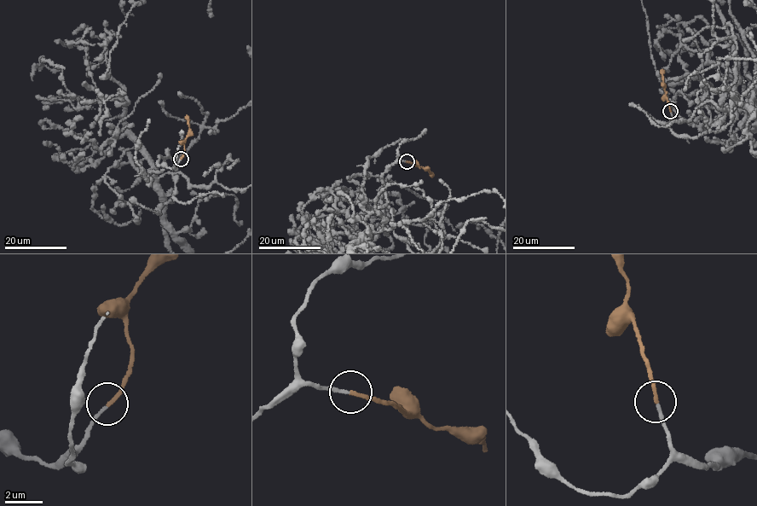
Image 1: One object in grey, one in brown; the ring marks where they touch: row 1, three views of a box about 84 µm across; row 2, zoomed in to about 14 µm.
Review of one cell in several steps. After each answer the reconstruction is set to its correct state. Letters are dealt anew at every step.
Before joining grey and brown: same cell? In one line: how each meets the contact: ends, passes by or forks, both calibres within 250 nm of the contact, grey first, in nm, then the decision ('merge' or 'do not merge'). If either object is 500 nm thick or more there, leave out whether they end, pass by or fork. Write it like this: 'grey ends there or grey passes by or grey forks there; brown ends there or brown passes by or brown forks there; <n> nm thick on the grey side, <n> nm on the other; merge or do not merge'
grey ends there; brown ends there; 160 nm thick on the grey side, 200 nm on the other; merge

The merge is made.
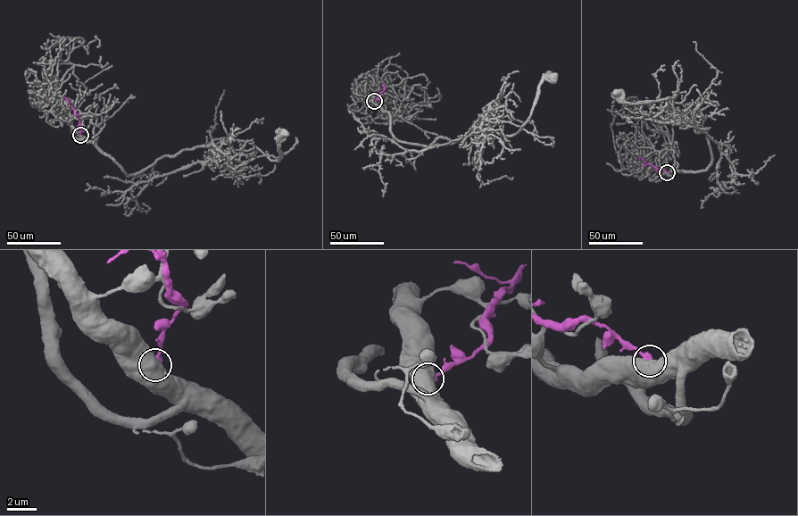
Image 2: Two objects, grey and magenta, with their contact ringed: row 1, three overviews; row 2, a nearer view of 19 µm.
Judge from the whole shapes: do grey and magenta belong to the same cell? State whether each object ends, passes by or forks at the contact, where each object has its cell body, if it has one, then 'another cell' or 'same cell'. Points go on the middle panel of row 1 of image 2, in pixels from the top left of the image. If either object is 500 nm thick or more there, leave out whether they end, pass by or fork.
soma grey (552, 77); soma magenta none; another cell

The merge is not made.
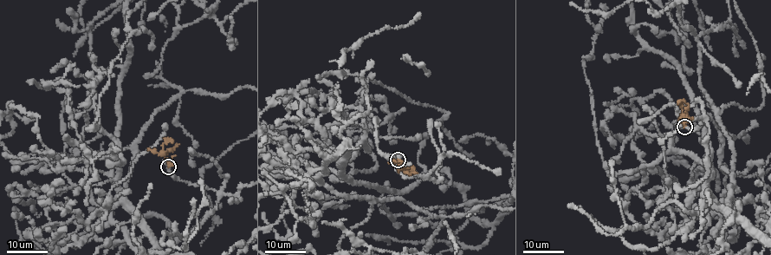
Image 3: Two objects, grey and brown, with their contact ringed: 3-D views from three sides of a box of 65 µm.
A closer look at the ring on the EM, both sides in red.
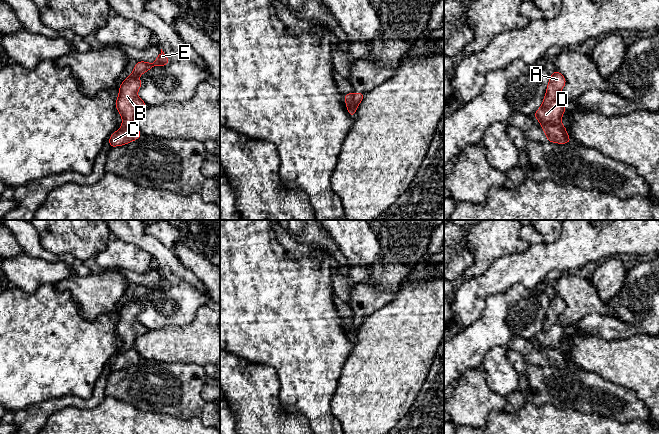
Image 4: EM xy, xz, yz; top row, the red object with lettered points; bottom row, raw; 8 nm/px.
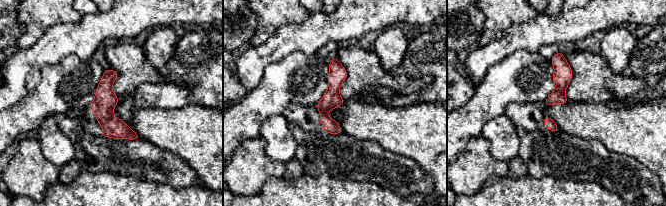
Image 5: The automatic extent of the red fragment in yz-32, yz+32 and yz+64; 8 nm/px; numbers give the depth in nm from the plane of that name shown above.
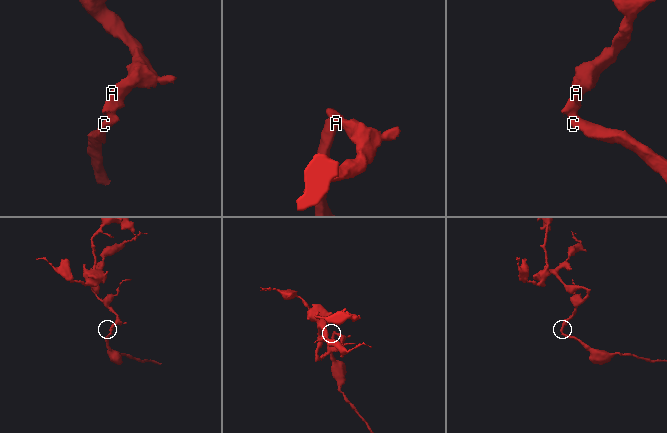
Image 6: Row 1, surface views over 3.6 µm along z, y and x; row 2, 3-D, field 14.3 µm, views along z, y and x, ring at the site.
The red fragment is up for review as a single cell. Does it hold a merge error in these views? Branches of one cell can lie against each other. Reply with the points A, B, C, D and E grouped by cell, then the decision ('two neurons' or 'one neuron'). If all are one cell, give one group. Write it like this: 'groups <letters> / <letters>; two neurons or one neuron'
groups A B D E / C; two neurons

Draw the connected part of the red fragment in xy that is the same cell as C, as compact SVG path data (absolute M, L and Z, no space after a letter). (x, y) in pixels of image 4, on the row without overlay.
M133 347L127 351L121 351L116 356L114 356L109 362L109 370L111 372L125 369L129 366L135 365L141 360L142 358L140 354Z

